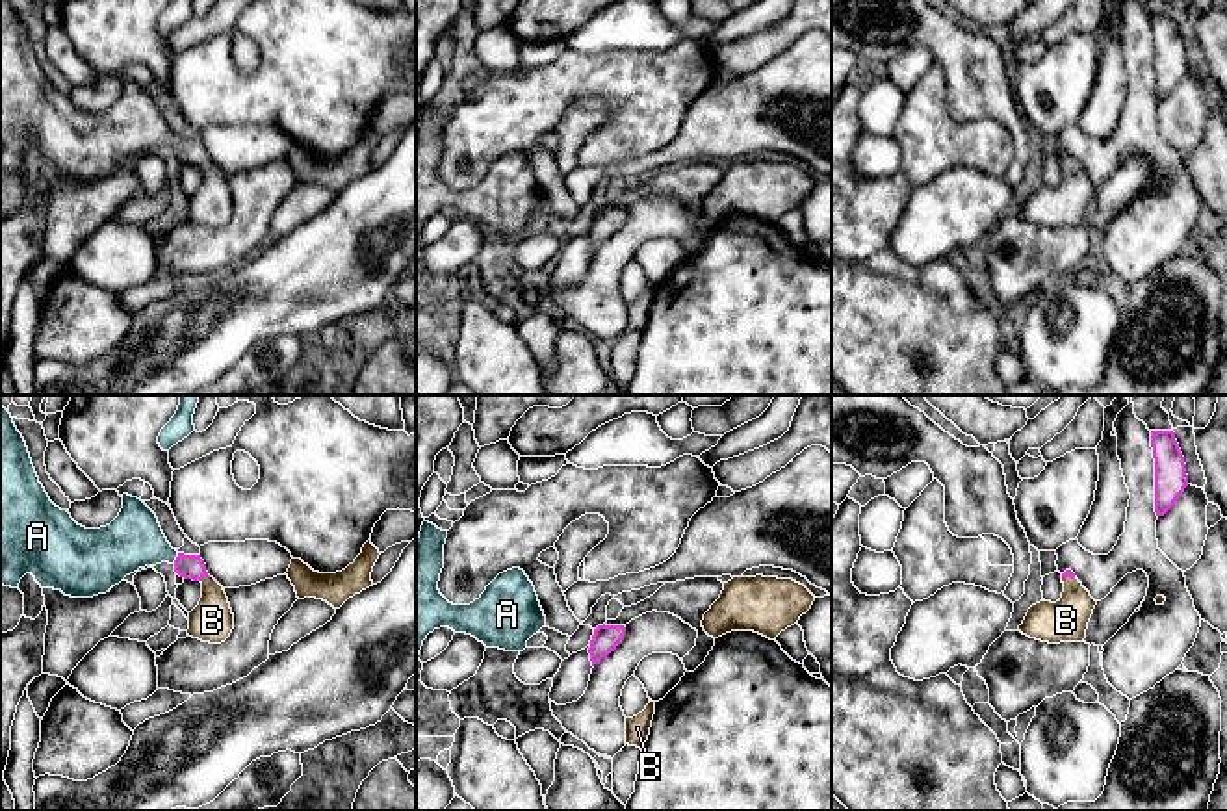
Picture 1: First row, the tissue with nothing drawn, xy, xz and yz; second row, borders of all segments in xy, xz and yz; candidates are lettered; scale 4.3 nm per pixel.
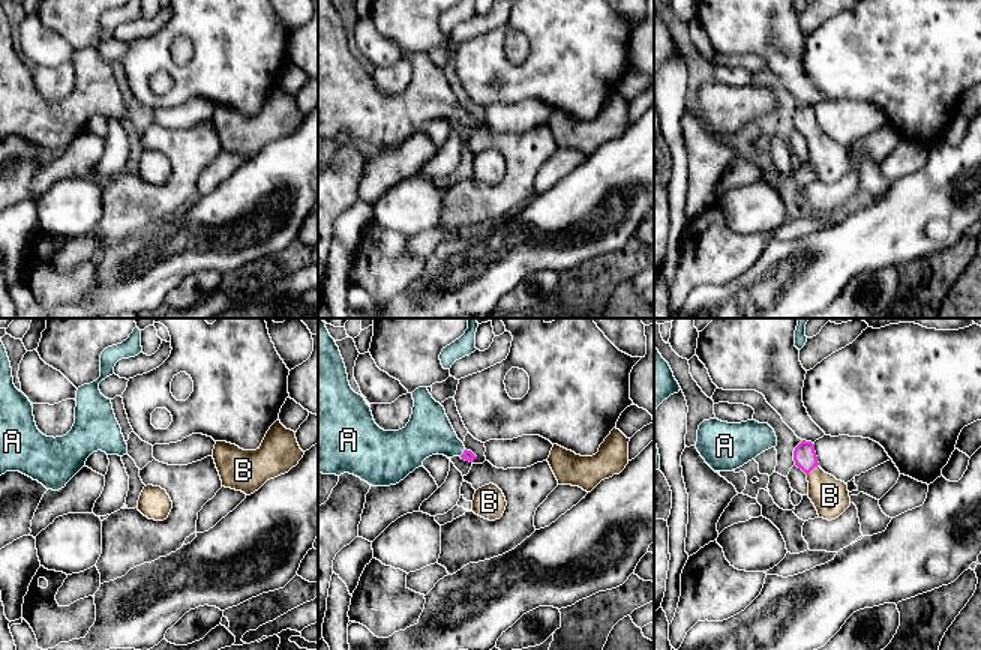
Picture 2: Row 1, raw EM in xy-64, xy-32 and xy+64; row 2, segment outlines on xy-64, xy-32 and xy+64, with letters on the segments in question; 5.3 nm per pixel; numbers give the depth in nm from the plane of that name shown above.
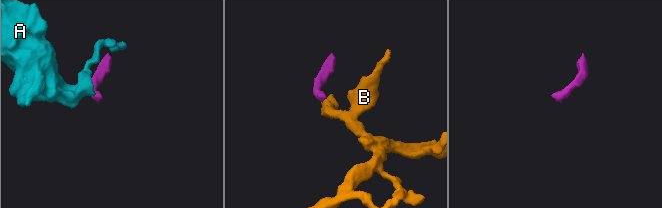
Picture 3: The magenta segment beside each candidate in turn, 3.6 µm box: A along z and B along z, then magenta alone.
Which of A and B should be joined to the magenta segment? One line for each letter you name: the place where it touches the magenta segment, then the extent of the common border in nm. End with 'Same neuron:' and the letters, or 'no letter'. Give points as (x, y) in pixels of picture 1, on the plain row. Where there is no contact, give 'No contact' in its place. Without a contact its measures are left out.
A: Touches magenta at xy (177, 143). Shared border 50 nm
B: Touches magenta at xy (205, 160). Shared border 50 nm
Same neuron: A, B

